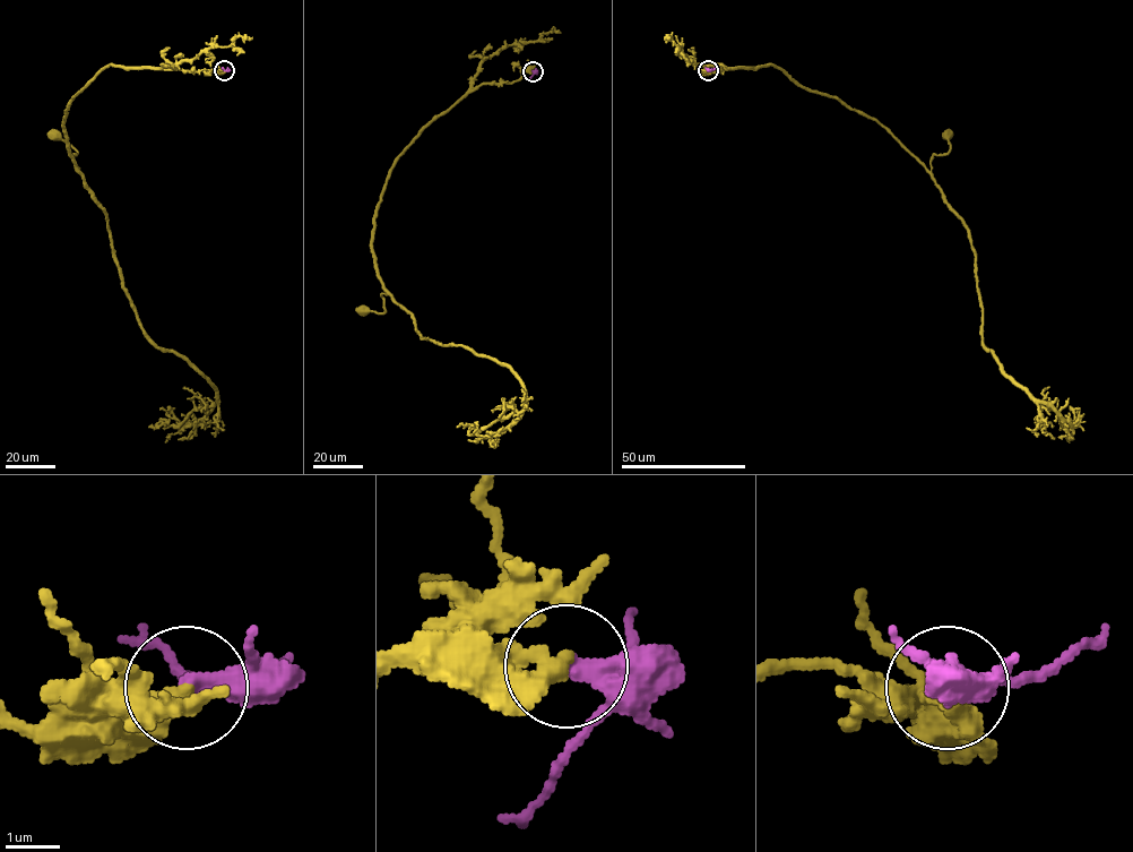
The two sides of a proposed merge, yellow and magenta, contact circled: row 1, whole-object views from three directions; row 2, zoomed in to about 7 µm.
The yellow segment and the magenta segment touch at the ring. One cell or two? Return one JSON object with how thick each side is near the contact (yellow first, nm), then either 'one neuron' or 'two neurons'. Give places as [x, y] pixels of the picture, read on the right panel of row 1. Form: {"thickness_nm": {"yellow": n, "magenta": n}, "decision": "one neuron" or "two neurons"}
{"thickness_nm": {"yellow": 480, "magenta": 380}, "decision": "two neurons"}

